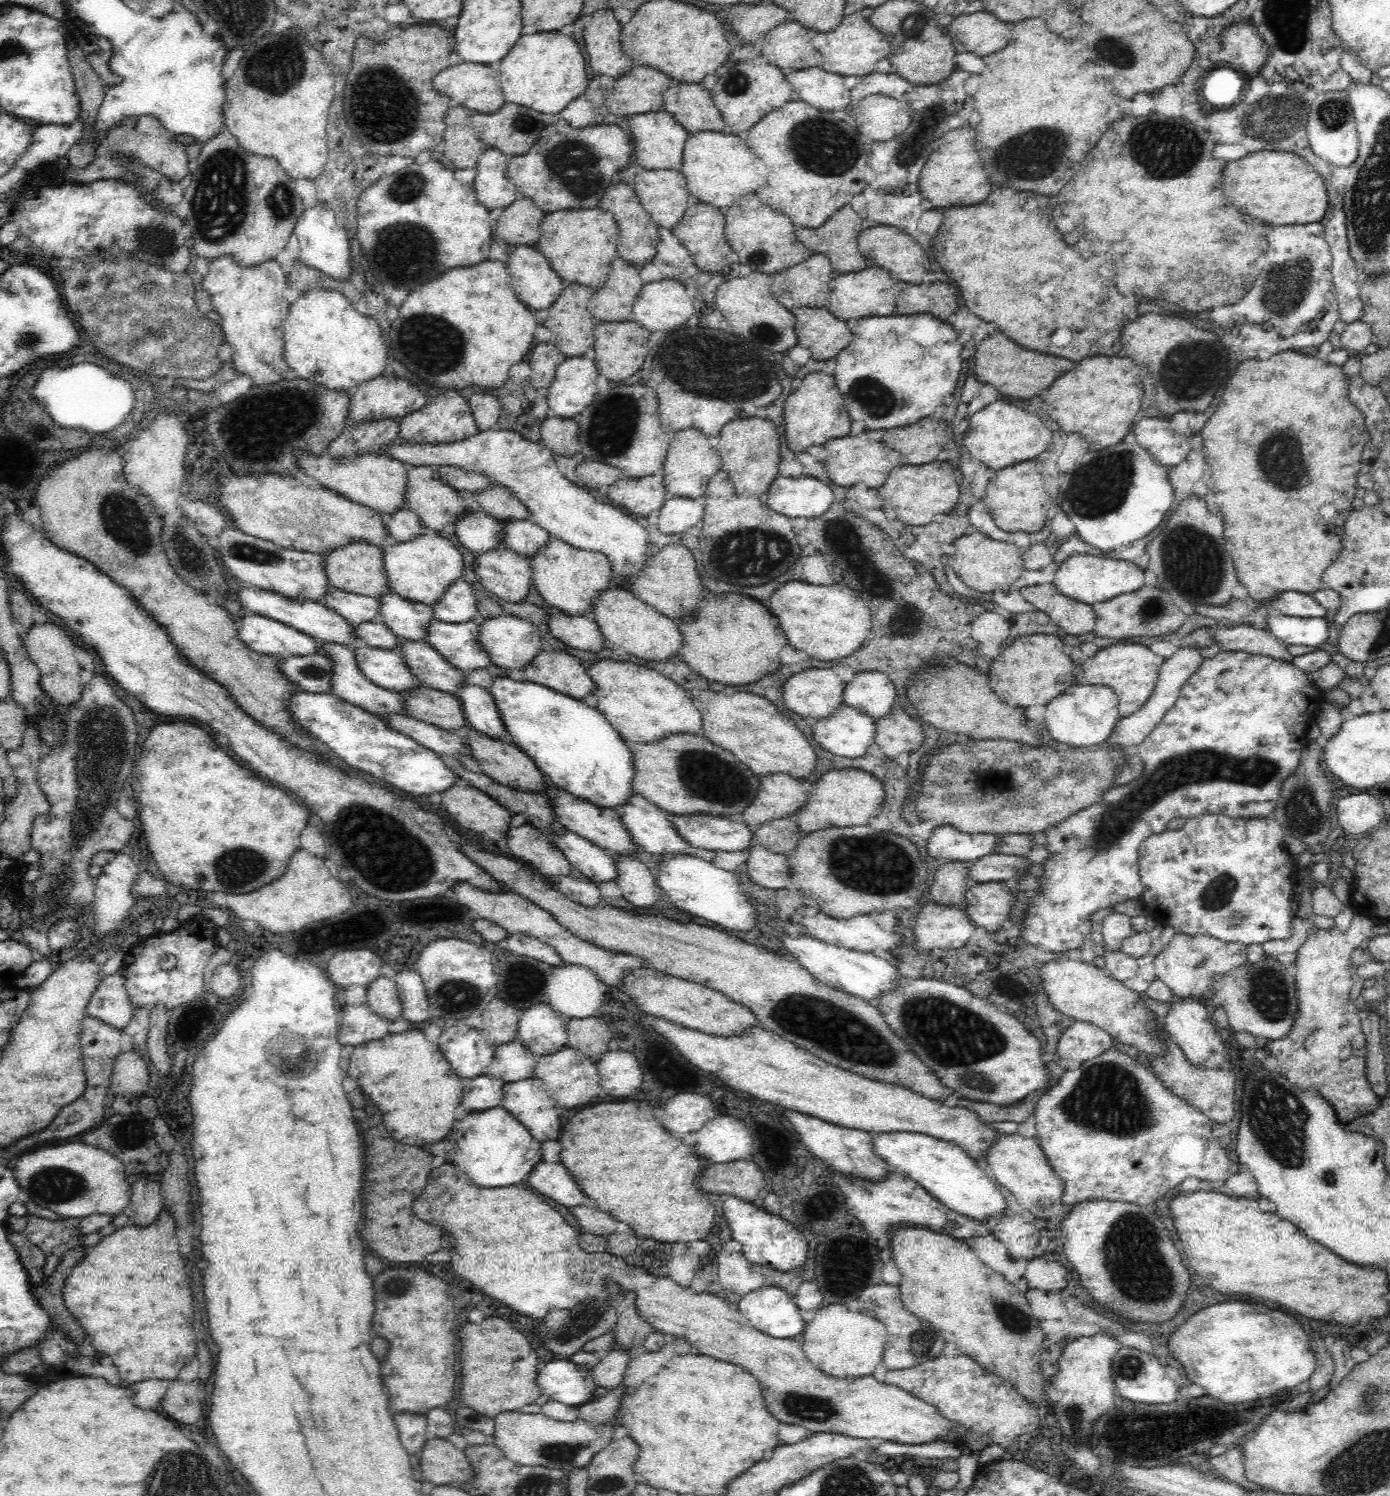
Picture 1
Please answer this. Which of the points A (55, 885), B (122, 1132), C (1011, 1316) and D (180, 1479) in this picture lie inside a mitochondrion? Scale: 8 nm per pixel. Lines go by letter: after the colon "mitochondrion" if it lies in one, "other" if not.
A: mitochondrion
B: other
C: mitochondrion
D: mitochondrion

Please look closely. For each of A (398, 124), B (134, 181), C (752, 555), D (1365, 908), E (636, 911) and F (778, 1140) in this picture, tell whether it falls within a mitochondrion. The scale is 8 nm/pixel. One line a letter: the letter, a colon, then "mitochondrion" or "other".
A: mitochondrion
B: other
C: mitochondrion
D: other
E: other
F: other

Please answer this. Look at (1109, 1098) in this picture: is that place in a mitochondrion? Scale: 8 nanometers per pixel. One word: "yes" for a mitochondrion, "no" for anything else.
yes

